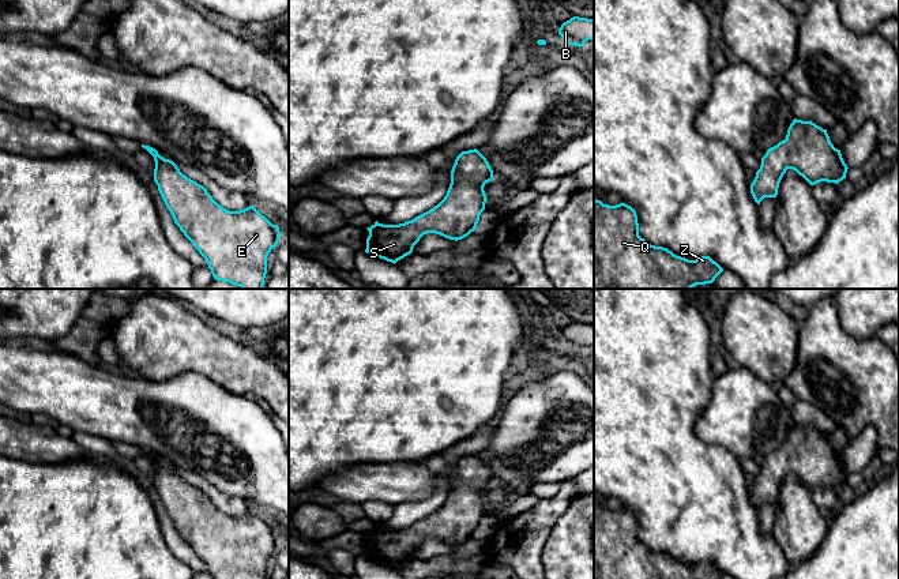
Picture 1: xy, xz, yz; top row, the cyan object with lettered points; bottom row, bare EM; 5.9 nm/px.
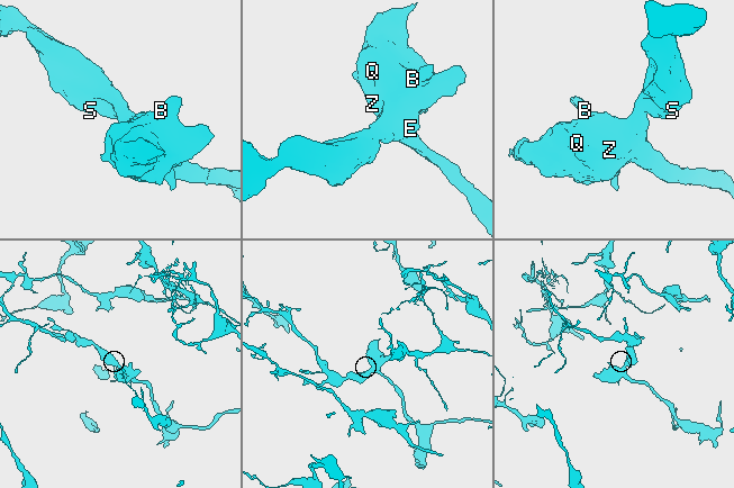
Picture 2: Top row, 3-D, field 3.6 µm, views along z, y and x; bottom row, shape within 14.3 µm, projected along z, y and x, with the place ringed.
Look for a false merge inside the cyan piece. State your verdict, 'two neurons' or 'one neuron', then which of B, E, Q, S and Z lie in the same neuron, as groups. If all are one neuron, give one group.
one neuron; groups B E Q S Z

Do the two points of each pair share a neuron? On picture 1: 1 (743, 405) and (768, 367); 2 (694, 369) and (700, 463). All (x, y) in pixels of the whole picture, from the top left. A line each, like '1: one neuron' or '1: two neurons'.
1: two neurons
2: one neuron

